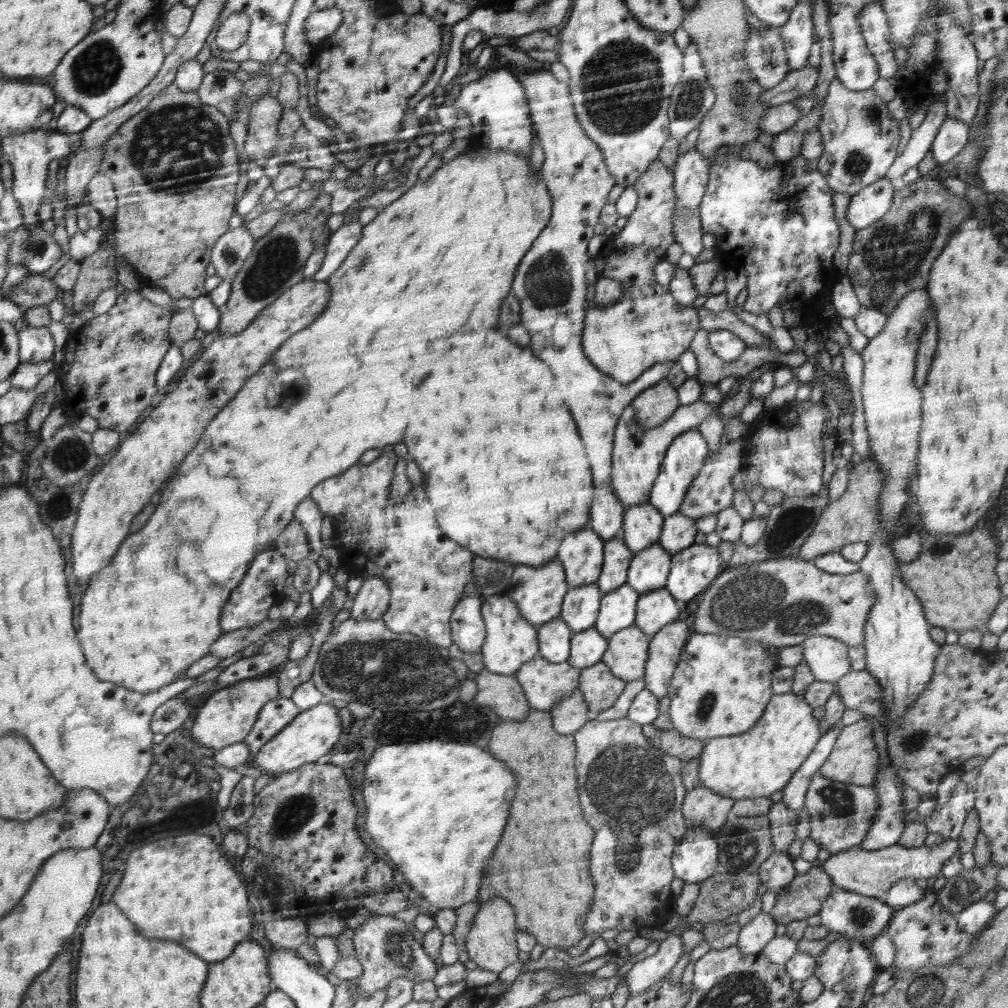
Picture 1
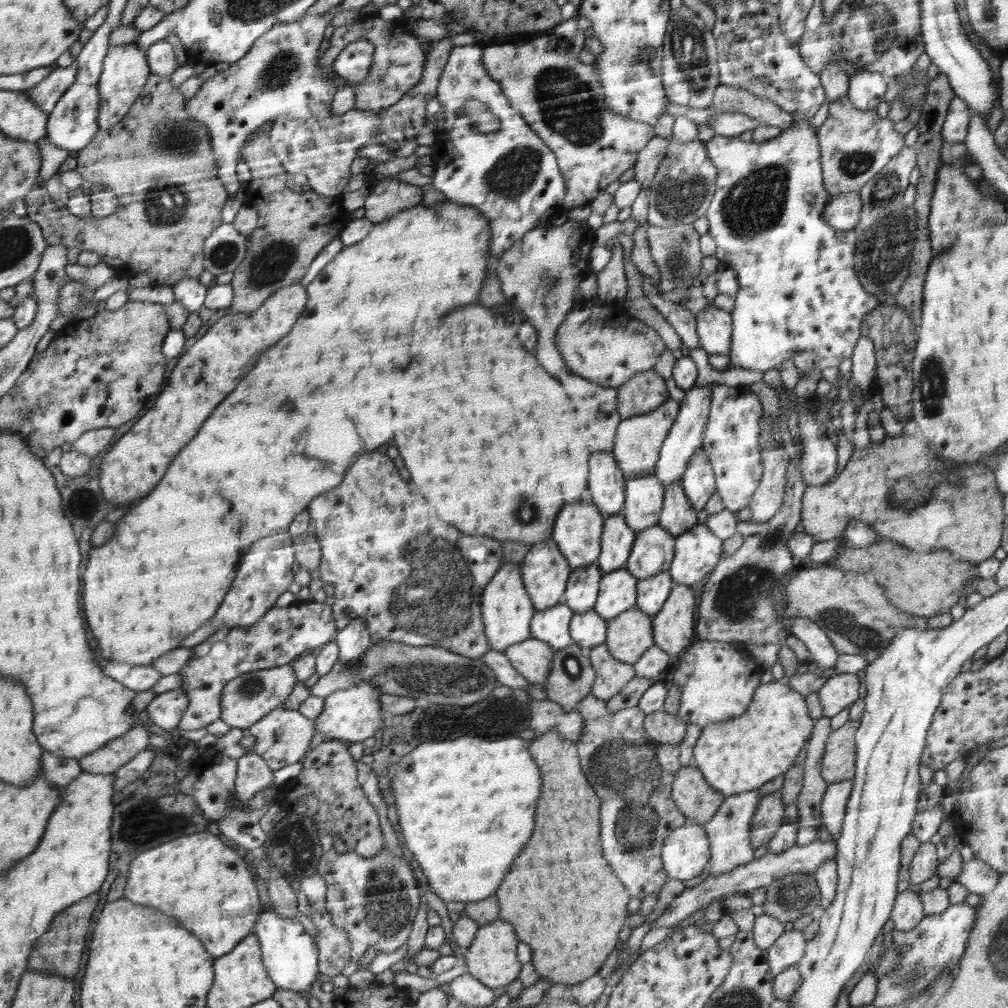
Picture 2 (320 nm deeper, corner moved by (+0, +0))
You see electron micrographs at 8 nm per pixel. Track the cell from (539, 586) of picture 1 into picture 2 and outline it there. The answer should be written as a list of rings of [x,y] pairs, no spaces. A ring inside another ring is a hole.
[[[551,538],[544,542],[531,545],[530,550],[519,562],[523,574],[523,583],[537,612],[551,609],[562,602],[566,592],[567,580],[573,571],[566,556],[559,550],[558,543]]]

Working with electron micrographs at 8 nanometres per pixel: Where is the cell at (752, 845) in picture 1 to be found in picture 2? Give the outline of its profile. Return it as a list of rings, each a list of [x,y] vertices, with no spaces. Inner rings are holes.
[[[780,790],[764,796],[758,802],[758,807],[752,817],[752,831],[750,831],[750,846],[755,850],[769,843],[778,831],[778,827],[786,821],[784,803],[780,798]]]

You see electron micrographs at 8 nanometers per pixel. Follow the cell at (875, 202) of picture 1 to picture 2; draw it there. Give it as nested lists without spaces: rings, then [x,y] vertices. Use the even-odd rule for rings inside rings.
[[[848,192],[831,197],[828,207],[824,209],[823,218],[841,233],[852,233],[859,224],[863,210],[863,199],[857,192]]]

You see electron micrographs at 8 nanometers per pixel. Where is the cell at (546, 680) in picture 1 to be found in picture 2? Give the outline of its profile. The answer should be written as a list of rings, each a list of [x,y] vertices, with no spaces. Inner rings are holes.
[[[530,637],[503,650],[511,665],[531,684],[544,684],[549,673],[550,661],[554,656],[553,648],[540,639]]]

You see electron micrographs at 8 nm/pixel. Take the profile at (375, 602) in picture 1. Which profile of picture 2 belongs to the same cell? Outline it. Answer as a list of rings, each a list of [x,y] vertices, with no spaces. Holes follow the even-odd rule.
[[[357,618],[335,634],[338,645],[337,660],[343,664],[355,664],[371,646],[370,633],[365,620]]]

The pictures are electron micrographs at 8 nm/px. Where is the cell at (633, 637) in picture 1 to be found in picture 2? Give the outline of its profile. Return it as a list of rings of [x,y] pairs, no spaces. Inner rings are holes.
[[[636,607],[612,619],[604,644],[622,662],[634,664],[655,644],[652,615]]]

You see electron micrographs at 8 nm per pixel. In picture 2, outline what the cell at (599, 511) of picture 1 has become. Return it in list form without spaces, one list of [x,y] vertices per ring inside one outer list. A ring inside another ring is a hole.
[[[596,451],[590,456],[590,485],[593,506],[605,516],[622,513],[625,503],[625,476],[613,451]]]

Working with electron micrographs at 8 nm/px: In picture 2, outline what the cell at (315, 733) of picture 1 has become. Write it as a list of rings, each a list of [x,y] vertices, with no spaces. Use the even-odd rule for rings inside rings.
[[[360,681],[356,686],[330,694],[325,701],[323,712],[314,720],[316,729],[322,732],[324,740],[363,742],[380,732],[384,725],[384,710],[380,696],[382,690],[370,681]]]

